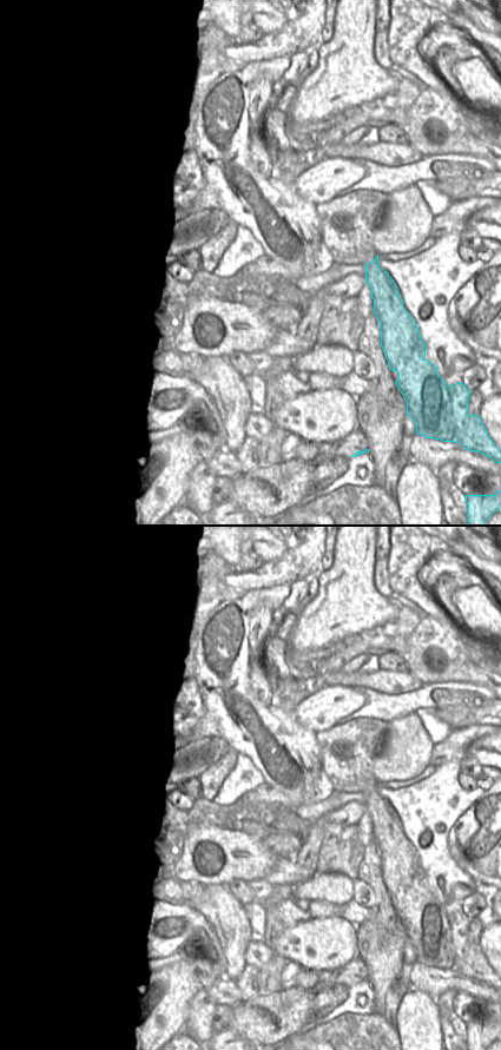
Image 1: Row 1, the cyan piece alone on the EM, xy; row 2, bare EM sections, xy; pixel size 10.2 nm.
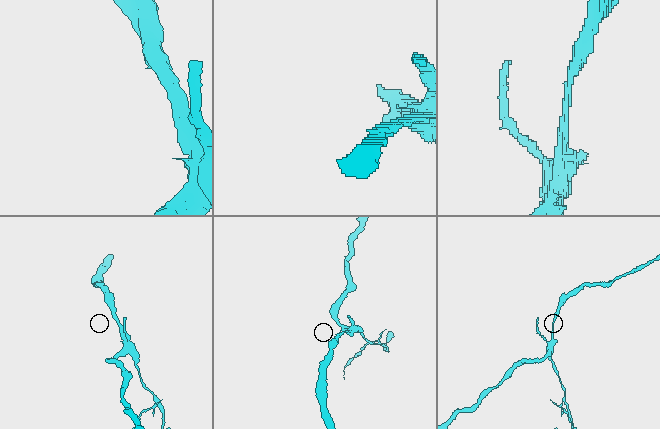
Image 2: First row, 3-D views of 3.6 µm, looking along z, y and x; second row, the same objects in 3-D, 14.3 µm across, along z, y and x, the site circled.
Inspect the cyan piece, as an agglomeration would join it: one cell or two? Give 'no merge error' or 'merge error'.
merge error

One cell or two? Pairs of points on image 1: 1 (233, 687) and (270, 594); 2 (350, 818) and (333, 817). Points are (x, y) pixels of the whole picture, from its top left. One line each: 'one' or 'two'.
1: one
2: one

